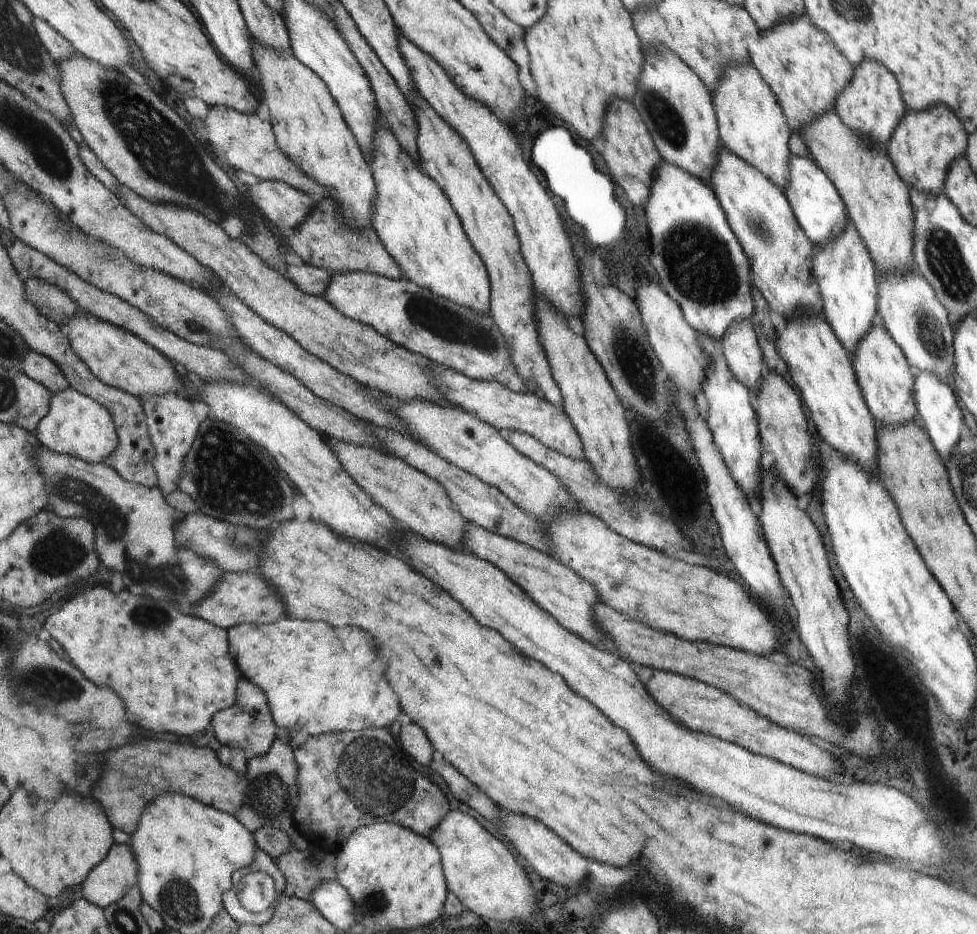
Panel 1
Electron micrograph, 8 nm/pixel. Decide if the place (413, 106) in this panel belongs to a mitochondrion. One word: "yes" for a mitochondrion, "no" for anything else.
no

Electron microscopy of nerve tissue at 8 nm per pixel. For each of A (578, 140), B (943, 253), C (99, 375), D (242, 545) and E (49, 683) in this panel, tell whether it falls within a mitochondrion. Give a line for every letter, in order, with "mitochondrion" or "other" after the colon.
A: other
B: mitochondrion
C: other
D: mitochondrion
E: mitochondrion

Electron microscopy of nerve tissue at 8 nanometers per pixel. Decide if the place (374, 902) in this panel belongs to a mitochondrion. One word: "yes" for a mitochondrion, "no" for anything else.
yes

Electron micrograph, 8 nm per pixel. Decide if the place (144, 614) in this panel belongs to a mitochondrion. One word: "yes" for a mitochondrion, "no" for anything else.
yes

